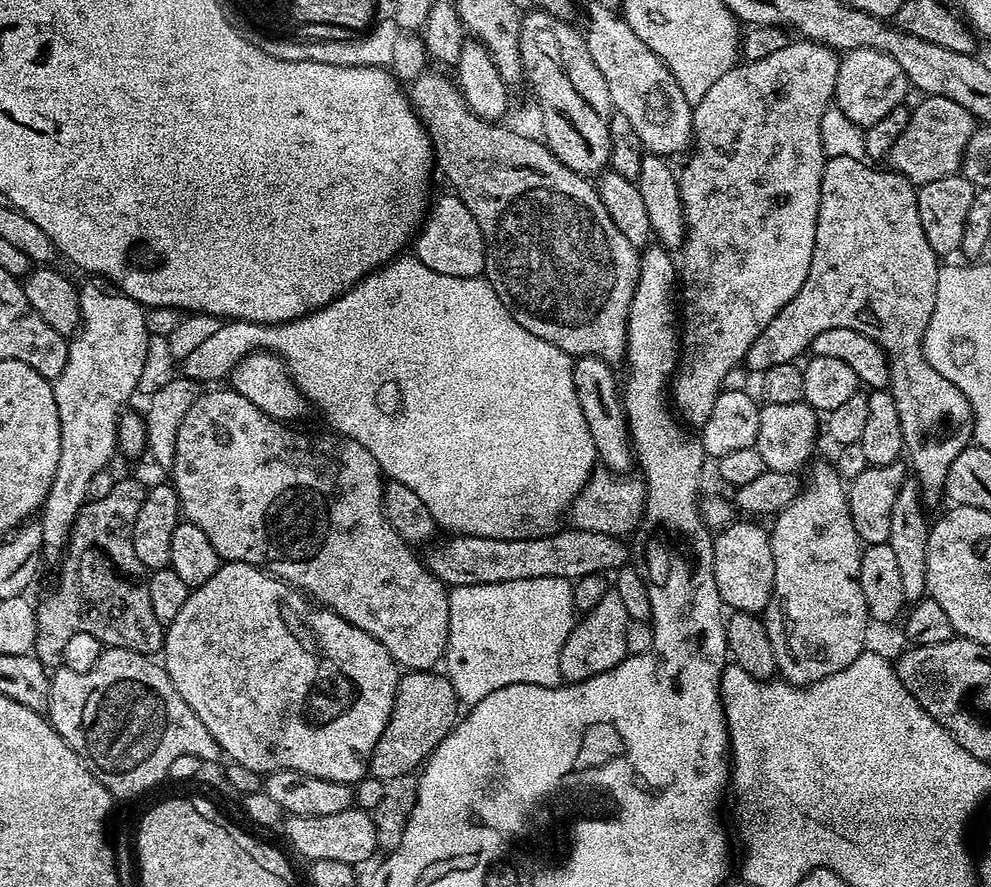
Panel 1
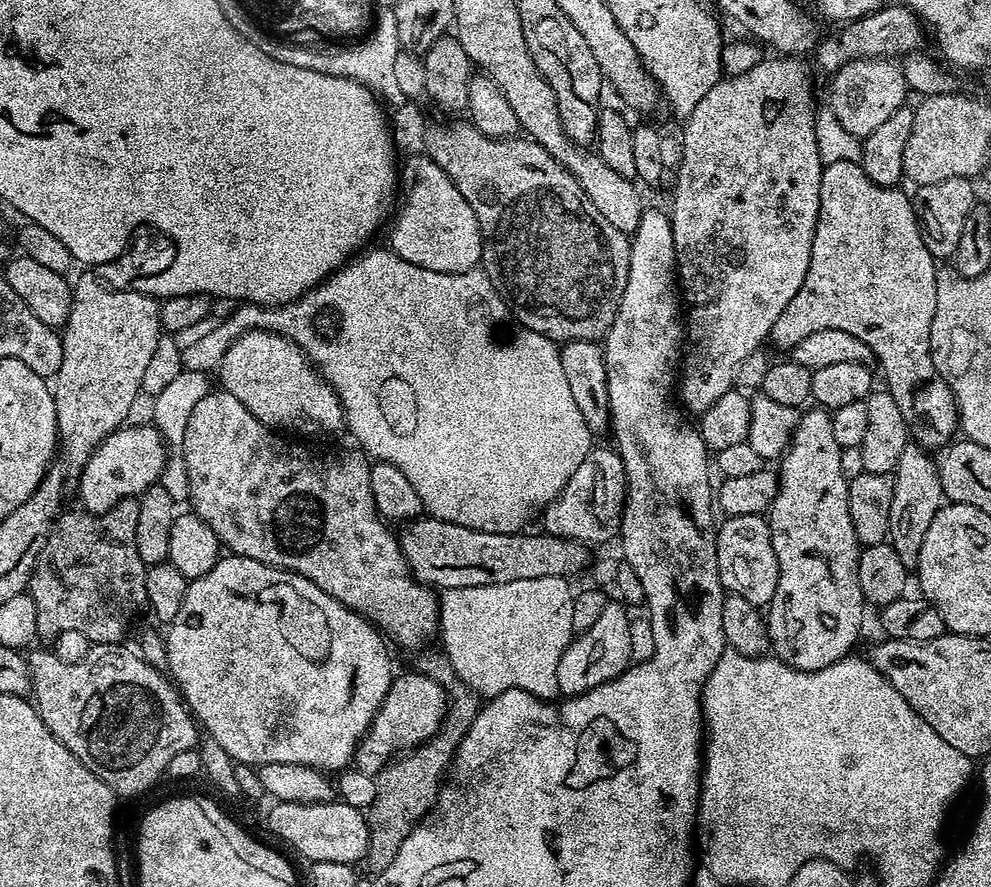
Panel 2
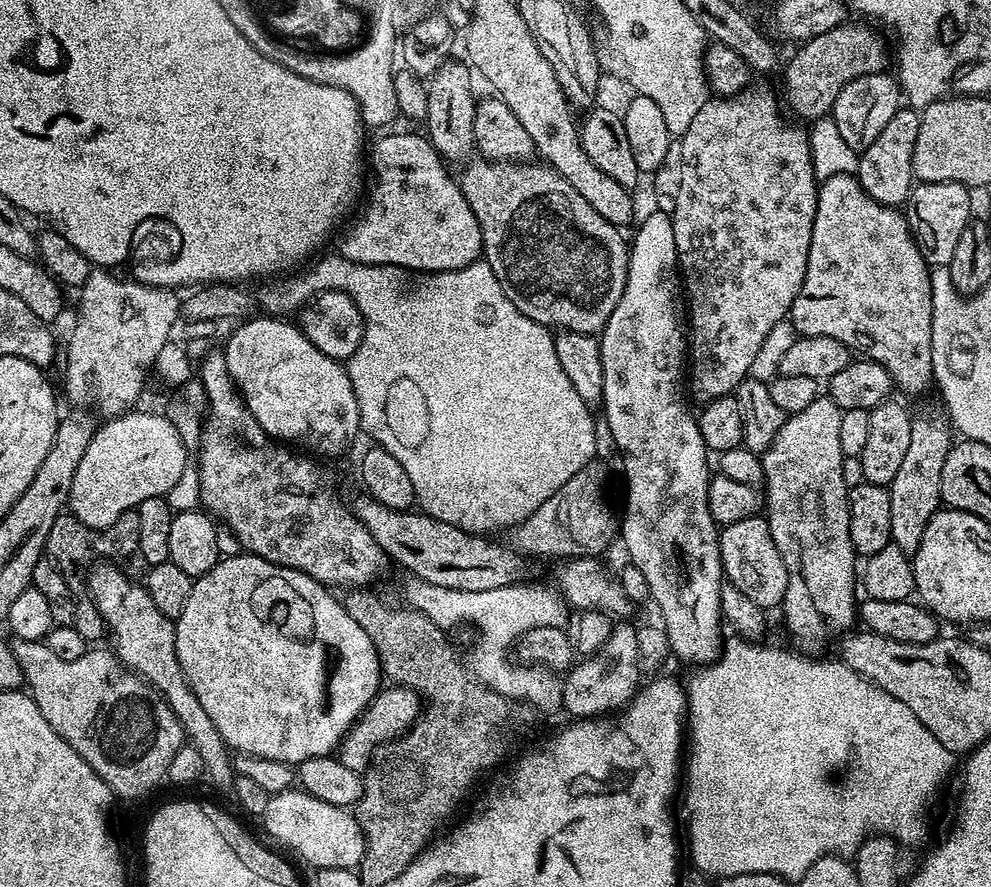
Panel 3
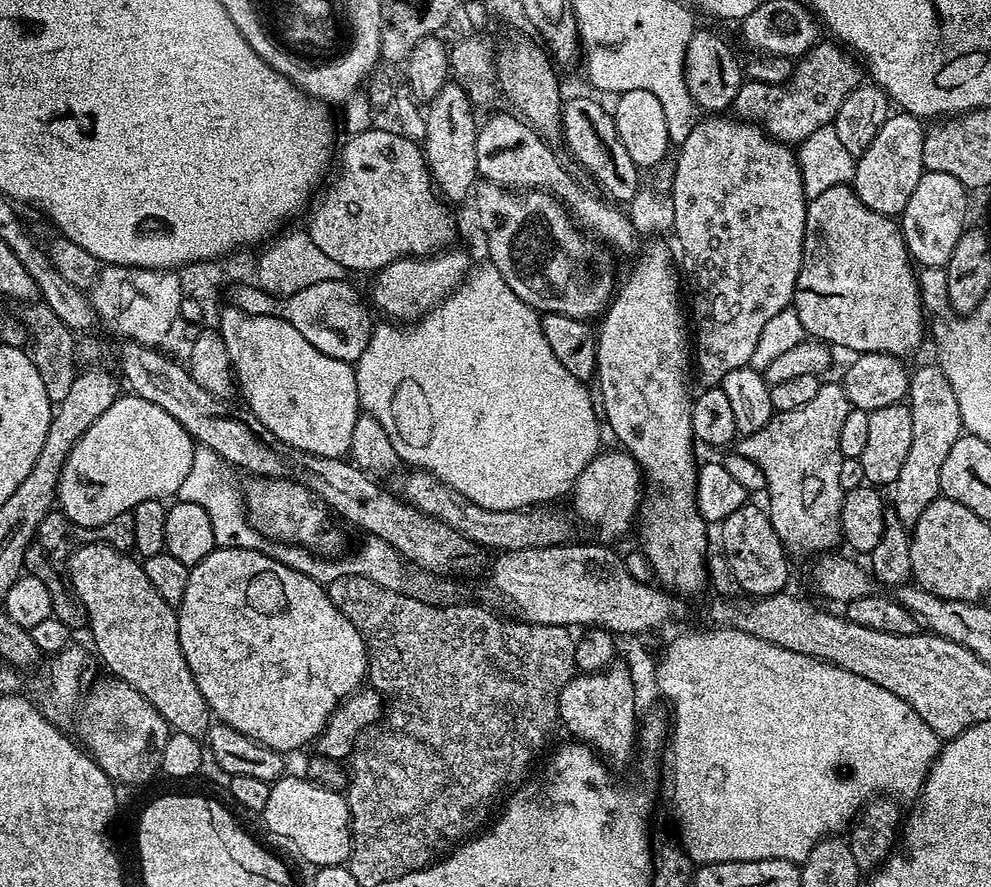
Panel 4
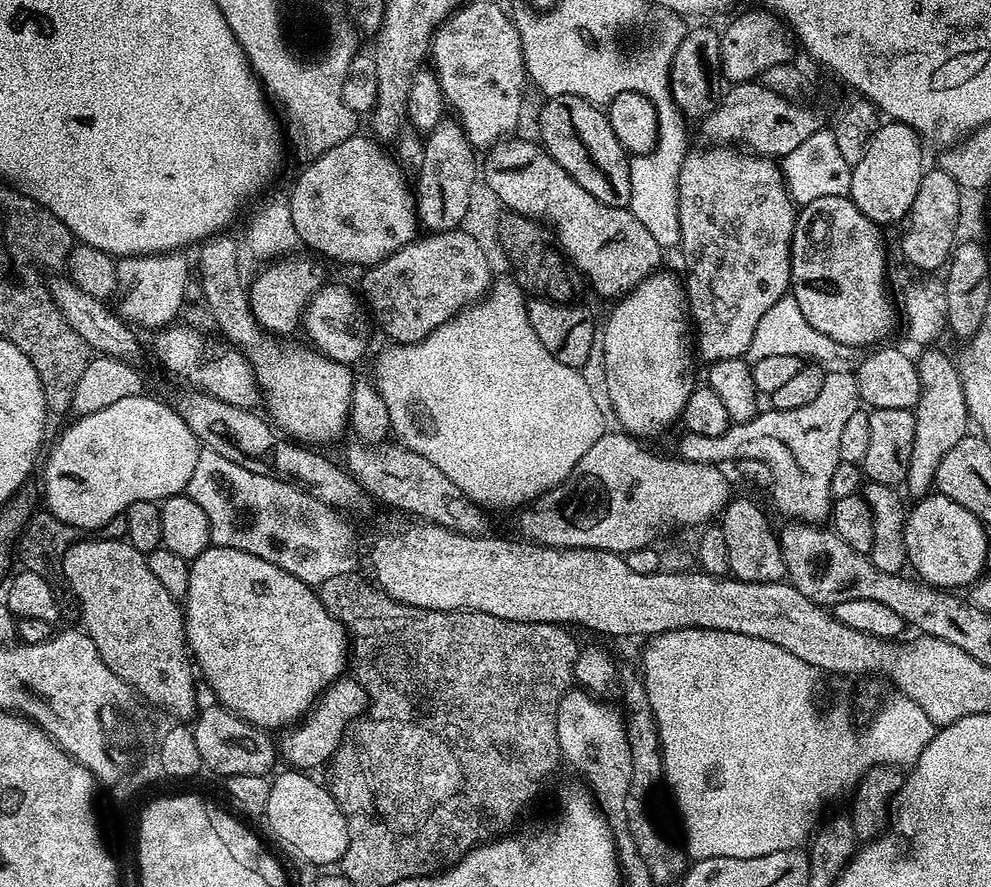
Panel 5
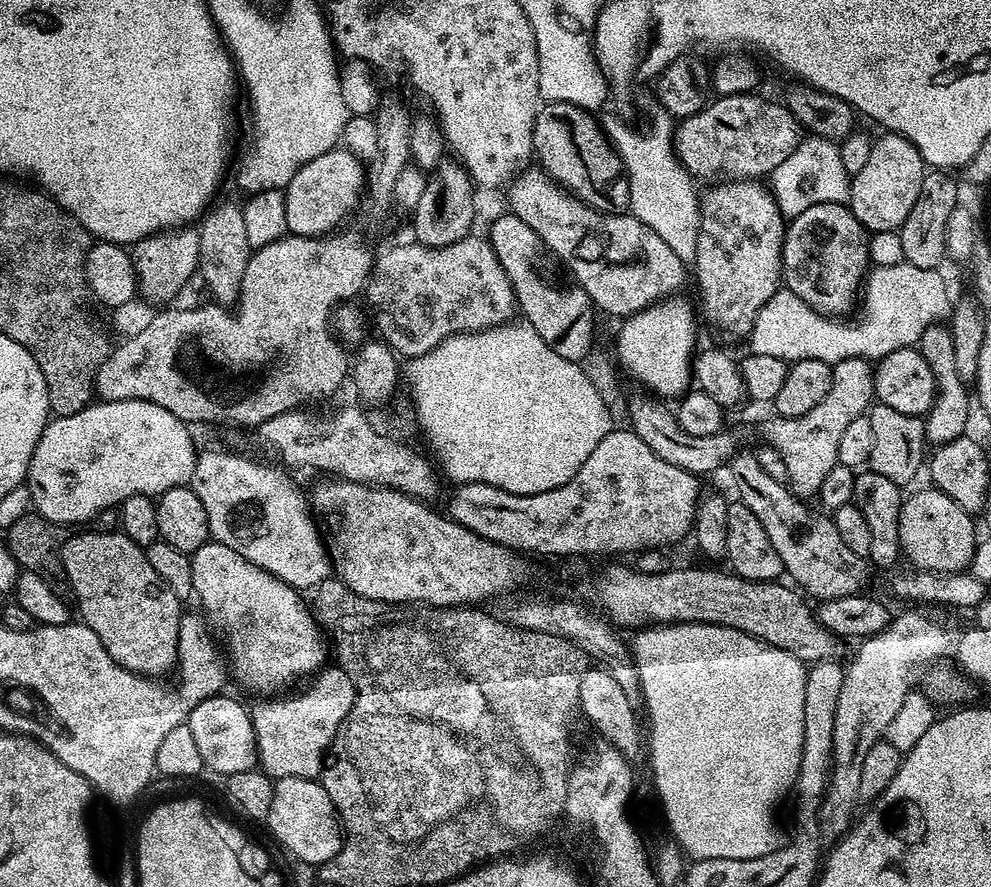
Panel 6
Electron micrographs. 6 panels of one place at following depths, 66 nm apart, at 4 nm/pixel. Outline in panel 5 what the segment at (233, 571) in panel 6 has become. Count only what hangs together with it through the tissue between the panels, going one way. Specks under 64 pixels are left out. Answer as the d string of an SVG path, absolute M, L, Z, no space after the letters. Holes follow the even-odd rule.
M208 547L202 554L190 564L190 586L184 608L184 632L188 635L188 647L191 659L199 673L208 679L212 692L218 703L228 708L236 716L241 716L246 722L253 724L255 728L273 730L272 728L287 729L304 719L312 711L315 703L319 700L328 687L335 680L345 675L350 664L350 637L340 621L334 619L330 610L320 601L317 589L311 584L294 578L294 574L286 574L274 562L266 562L266 558L254 558L254 554L246 554L246 550L234 550L233 548Z

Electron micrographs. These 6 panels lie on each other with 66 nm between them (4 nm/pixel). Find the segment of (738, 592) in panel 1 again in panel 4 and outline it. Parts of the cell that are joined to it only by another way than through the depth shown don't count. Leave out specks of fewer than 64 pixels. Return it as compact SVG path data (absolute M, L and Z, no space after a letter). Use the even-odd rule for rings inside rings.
M755 502L743 504L730 518L719 525L722 553L727 558L734 577L738 580L741 593L749 597L773 596L776 592L785 591L788 584L789 553L784 544L774 534L774 526L770 522L767 511Z

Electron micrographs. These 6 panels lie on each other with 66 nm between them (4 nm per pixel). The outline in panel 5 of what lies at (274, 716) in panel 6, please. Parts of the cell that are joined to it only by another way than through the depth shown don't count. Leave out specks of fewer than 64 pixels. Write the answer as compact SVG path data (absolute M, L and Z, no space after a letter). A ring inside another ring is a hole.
M354 678L335 680L321 694L311 712L295 726L289 727L278 740L278 752L285 765L296 770L312 770L319 764L327 765L338 750L353 720L359 720L368 711L368 692Z

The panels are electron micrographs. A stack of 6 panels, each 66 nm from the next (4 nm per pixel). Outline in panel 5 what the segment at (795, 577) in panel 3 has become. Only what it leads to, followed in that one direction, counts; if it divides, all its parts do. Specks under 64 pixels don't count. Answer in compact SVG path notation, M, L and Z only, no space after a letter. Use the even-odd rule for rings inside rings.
M851 371L831 372L825 375L822 382L822 391L806 406L798 406L798 410L778 410L769 407L768 412L757 411L756 417L745 424L732 424L718 438L709 438L706 434L694 434L685 431L680 440L679 459L689 460L692 464L715 464L719 465L720 452L732 452L733 461L761 460L774 470L770 495L776 499L776 508L785 512L789 521L803 521L805 524L819 525L829 519L832 505L832 490L830 478L834 478L834 470L838 470L841 464L838 454L838 441L846 421L850 414L861 411L862 401L858 390L858 381Z

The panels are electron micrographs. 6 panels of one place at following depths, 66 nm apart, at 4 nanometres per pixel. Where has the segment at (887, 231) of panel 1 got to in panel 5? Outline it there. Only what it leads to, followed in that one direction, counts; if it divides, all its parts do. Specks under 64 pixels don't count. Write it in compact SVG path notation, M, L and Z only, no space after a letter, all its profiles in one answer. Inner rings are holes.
M839 196L838 198L818 198L814 202L803 205L799 209L796 217L796 225L794 226L794 234L792 235L792 282L790 285L790 294L798 302L798 306L802 310L802 314L806 317L806 322L810 322L810 326L814 326L816 330L822 330L822 334L826 334L828 338L834 338L836 344L847 348L864 348L879 345L892 331L895 330L896 324L898 328L898 308L892 305L892 300L888 297L888 284L884 279L888 276L888 252L884 249L884 236L881 225L870 222L870 218L866 218L866 214L862 214L862 210L858 210L858 206L854 206L854 202L848 196Z

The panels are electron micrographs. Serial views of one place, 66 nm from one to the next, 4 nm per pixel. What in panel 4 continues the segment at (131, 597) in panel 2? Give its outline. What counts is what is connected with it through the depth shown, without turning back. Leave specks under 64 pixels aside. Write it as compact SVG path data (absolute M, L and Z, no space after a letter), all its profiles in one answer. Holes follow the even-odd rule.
M53 510L48 513L46 518L42 518L40 528L36 532L36 540L42 547L31 547L26 550L24 555L25 561L32 562L32 559L37 556L38 559L44 560L37 568L34 568L34 575L42 578L46 582L46 590L50 590L52 595L52 615L57 616L62 622L66 622L66 626L73 630L83 629L86 624L86 613L84 607L81 606L79 599L74 595L69 581L63 575L52 576L56 572L56 568L51 564L48 559L51 558L52 552L60 552L67 546L68 540L76 540L75 542L83 542L86 544L94 544L103 542L112 545L113 548L121 550L135 549L136 543L134 542L134 518L131 512L126 514L118 514L118 518L114 518L110 522L106 522L97 528L80 528L74 522L65 520L63 512ZM49 548L49 549L48 549ZM37 551L37 552L36 552ZM52 551L52 552L51 552Z

